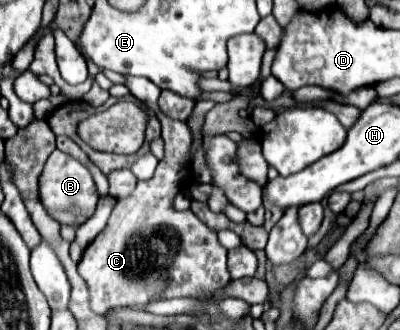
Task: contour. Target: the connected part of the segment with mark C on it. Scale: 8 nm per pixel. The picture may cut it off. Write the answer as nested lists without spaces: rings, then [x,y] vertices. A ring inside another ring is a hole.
[[[126,76],[126,86],[160,118],[166,154],[150,180],[140,180],[130,196],[118,198],[106,228],[84,250],[84,256],[78,262],[78,272],[86,280],[90,290],[90,310],[96,314],[106,314],[116,306],[144,306],[150,300],[158,300],[164,296],[170,298],[168,288],[174,288],[174,298],[200,298],[212,294],[214,290],[226,286],[232,280],[226,264],[226,248],[218,242],[216,232],[208,228],[198,216],[194,216],[192,210],[174,208],[174,198],[178,192],[182,192],[184,180],[188,182],[192,172],[190,126],[186,122],[166,116],[160,110],[158,98],[162,90],[148,78]]]

